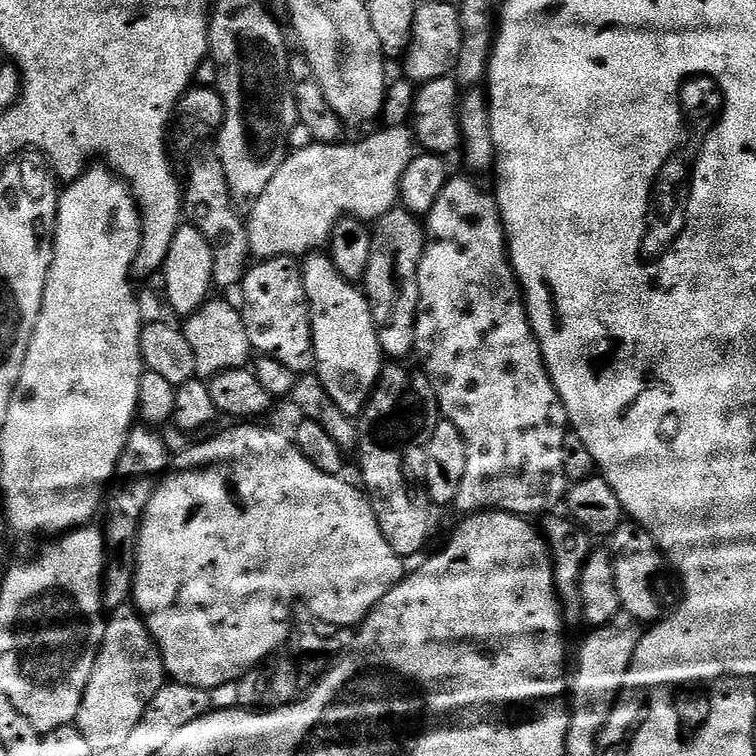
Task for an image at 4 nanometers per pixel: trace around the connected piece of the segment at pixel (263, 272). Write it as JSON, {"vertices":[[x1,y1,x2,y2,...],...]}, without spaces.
{"vertices":[[279,256,273,260,253,263,245,271,242,281,242,311,246,334,250,334,253,349,260,356,269,356,274,358,274,362,282,362,282,366,287,366,298,374,311,373,315,365,311,314,303,276,301,265,293,257]]}

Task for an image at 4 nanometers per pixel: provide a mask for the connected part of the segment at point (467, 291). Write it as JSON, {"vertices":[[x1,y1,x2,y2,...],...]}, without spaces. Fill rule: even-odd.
{"vertices":[[453,175,448,181,448,185,442,190,442,194,438,194,438,202,434,202,434,210,430,210,426,217,426,240,427,243,424,245,424,253,422,254,422,262,418,266,418,314,416,315,416,351,415,355,420,356,420,360,423,371,427,373,427,378,430,383,434,386,436,391,436,397,440,403,440,415,443,419,454,422,454,426,458,426,458,430,462,430,462,438,466,438,466,475,462,478,462,486,458,486,458,498,454,505,455,511,460,511,460,514,475,514,477,512,513,512,516,516,523,516,525,518,537,518,536,516,543,517,545,514,551,513,553,510,565,503,566,493,570,487,570,481,566,476,566,472,563,469,562,462,562,446,563,439,566,438,570,431,570,425,568,422,568,415,564,409,564,403,562,398,558,394,558,390,554,386,554,382,550,378,550,374,546,370,544,365,544,359,542,358,542,350,538,346,536,336,532,333,532,324,528,321,528,310,524,307,524,293,520,287,519,280,516,279,516,271,512,268,512,261,508,259,508,239,504,237,504,223,500,217,500,208,496,204,496,197,491,191,488,192,484,188,479,188,472,179,467,175,456,176]]}

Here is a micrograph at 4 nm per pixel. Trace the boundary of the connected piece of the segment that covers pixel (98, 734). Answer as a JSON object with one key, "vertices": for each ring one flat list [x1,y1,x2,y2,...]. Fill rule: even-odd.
{"vertices":[[131,603,111,609,104,626,102,646,98,650,98,658,94,662,94,670,75,722,82,738,90,742,93,753,99,754,102,750,120,745,134,731,134,726,142,722,146,706,150,706,154,694,158,694,165,682,160,648,139,612]]}

